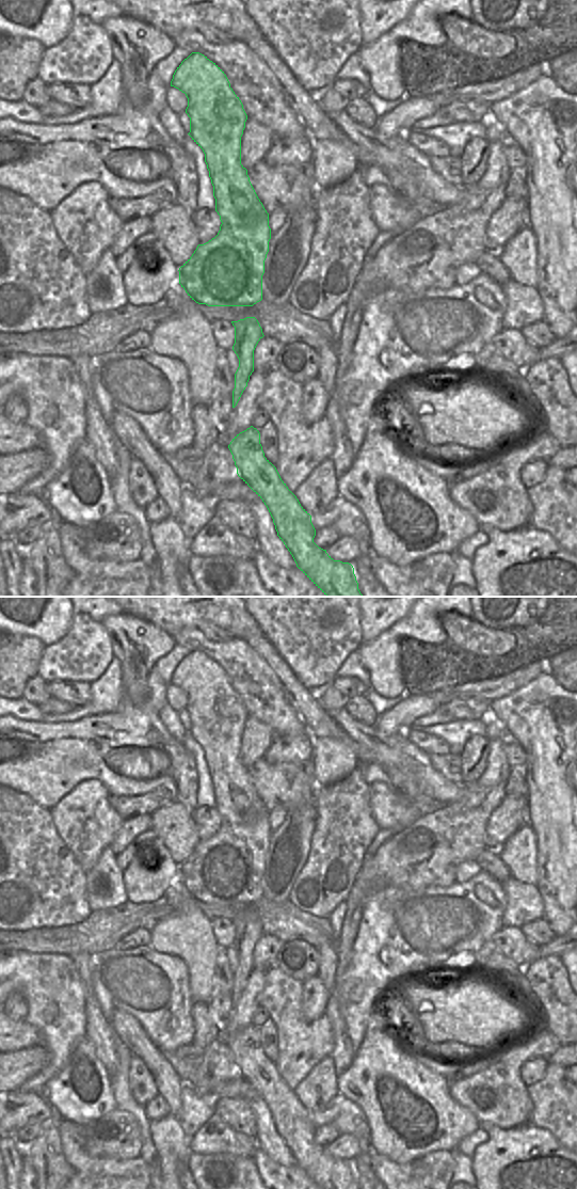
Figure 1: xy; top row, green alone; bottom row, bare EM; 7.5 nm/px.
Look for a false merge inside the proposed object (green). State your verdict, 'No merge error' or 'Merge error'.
No merge error

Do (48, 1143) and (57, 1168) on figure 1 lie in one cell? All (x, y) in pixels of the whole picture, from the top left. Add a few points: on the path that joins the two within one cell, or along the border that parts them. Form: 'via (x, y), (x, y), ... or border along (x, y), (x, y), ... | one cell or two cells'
via (48, 1150), (48, 1159), (50, 1161) | one cell

